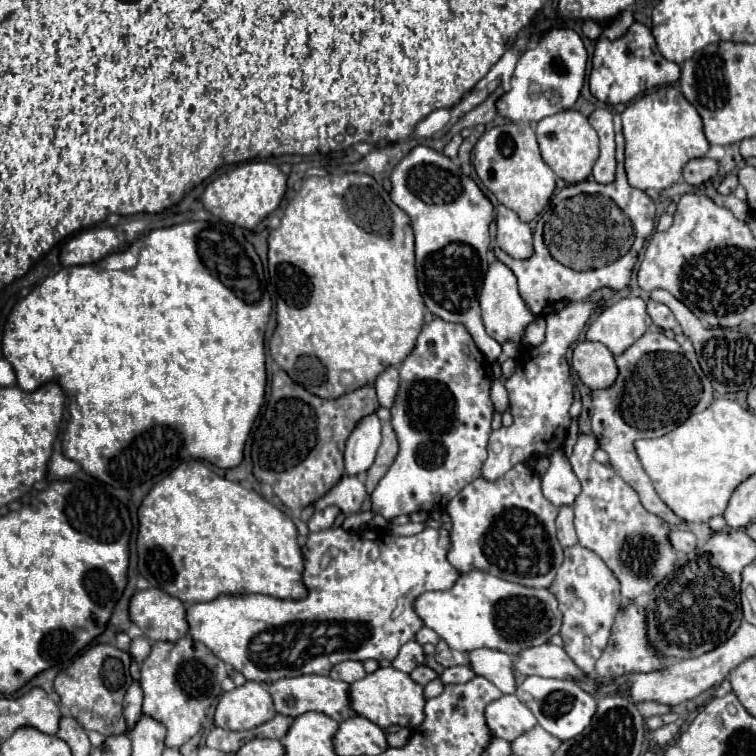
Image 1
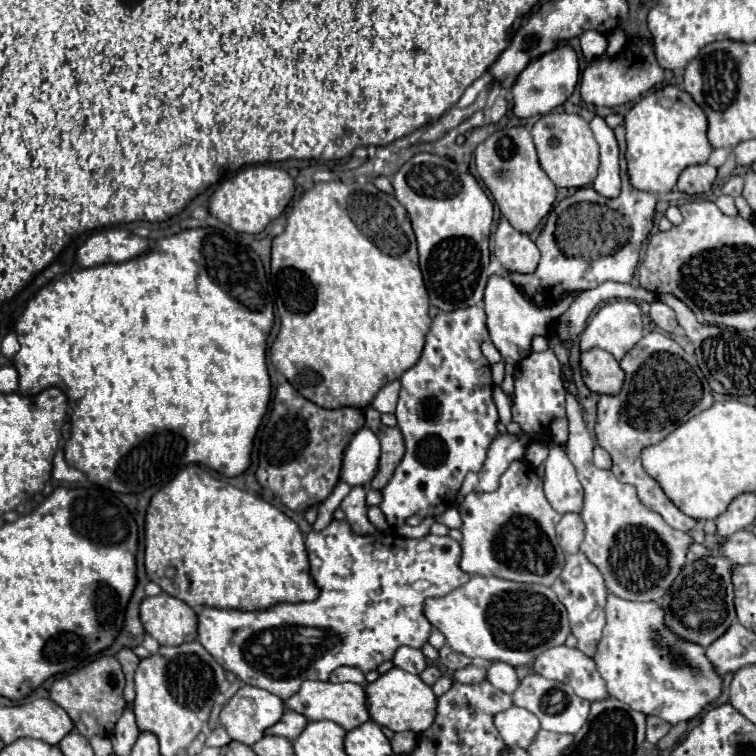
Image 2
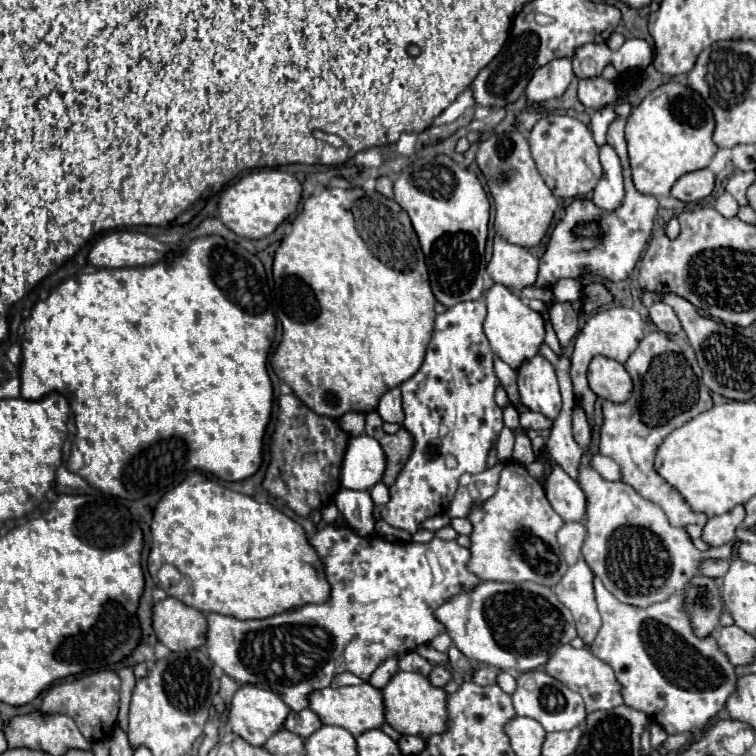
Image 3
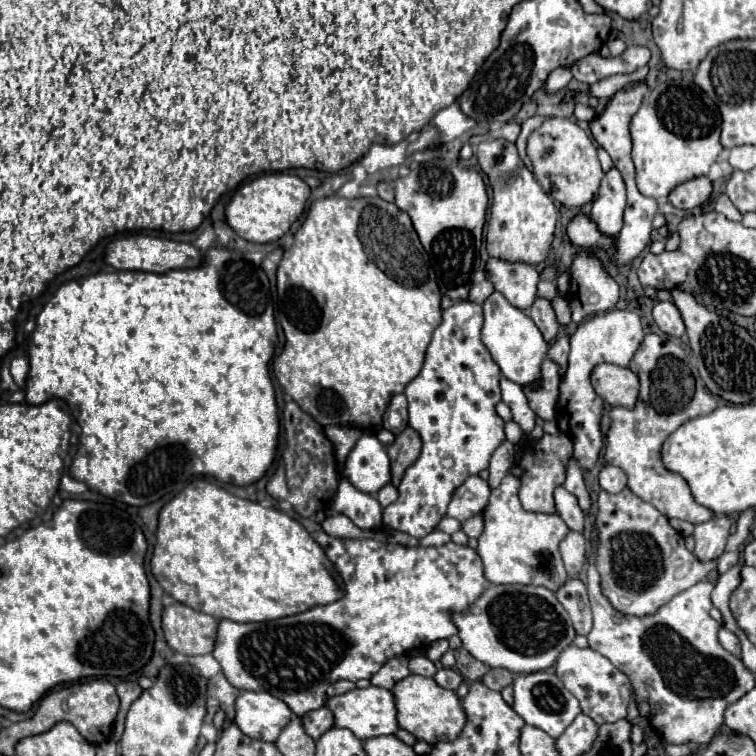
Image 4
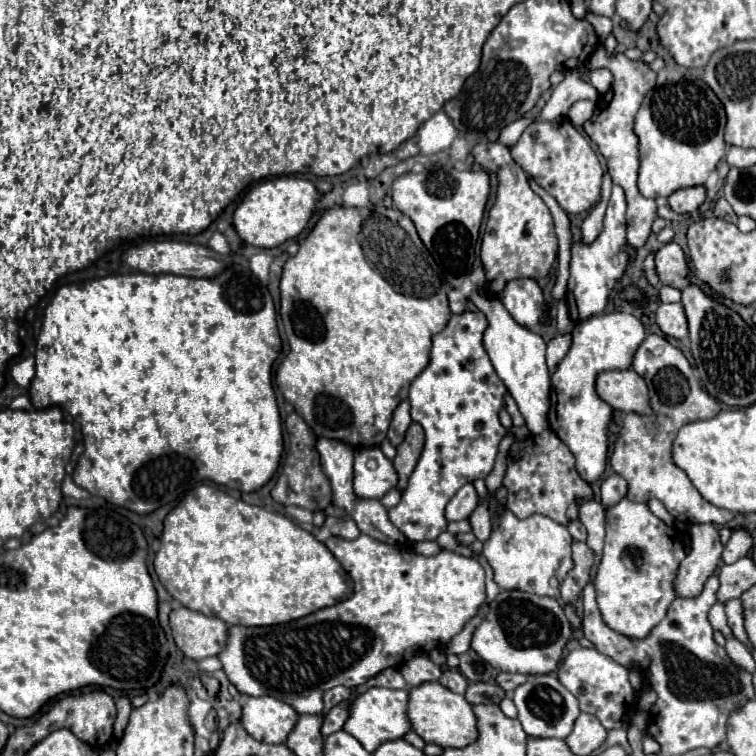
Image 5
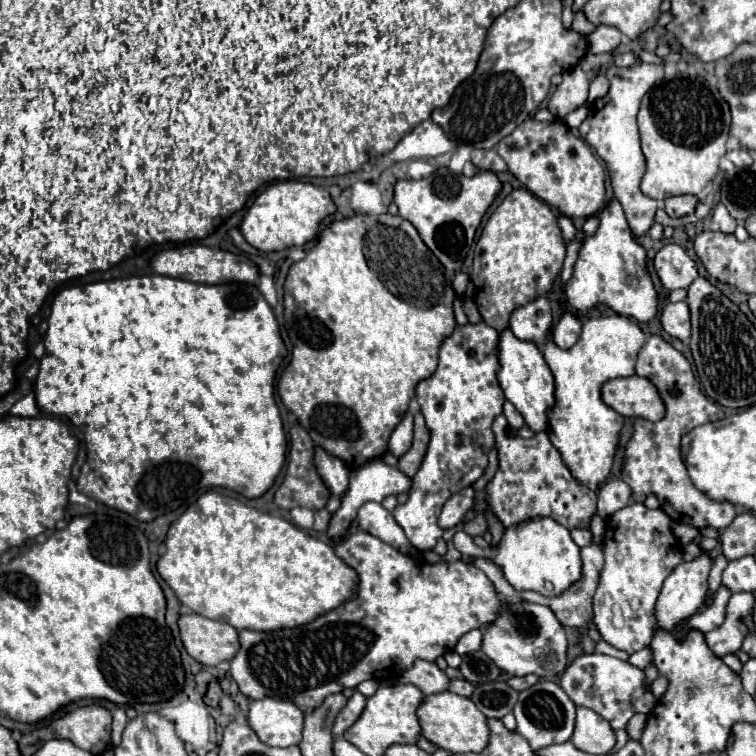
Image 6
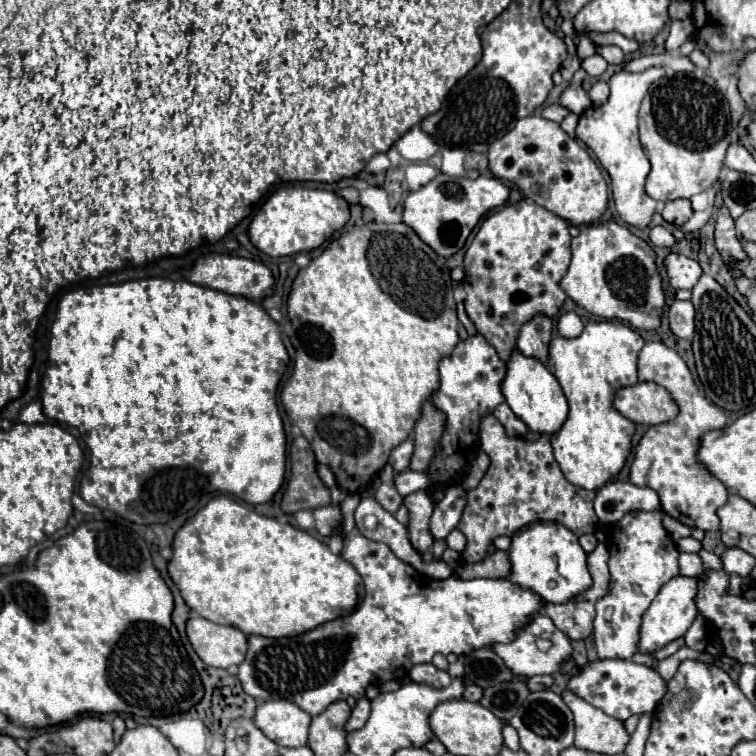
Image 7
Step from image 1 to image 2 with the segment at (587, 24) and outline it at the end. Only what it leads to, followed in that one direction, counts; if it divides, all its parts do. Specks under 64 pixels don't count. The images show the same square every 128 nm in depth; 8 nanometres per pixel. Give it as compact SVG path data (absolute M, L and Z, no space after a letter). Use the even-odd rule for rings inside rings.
M588 30L580 36L580 46L582 46L582 54L592 60L596 56L602 56L606 50L606 38L596 32L596 30Z

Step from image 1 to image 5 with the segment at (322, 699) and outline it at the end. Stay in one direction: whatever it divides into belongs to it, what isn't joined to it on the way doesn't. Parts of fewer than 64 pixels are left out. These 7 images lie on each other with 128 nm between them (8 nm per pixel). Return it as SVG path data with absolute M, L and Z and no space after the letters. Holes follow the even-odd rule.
M370 688L362 694L356 694L354 702L348 704L348 720L344 730L350 732L368 752L374 752L382 742L402 738L410 730L410 722L406 716L408 692L406 690L392 690L392 688Z

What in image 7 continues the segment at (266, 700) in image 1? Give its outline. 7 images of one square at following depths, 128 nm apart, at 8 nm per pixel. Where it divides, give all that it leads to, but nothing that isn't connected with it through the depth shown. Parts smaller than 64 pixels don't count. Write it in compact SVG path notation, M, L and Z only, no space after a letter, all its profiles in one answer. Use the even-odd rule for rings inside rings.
M268 700L256 706L254 724L278 746L306 746L310 714L288 700Z

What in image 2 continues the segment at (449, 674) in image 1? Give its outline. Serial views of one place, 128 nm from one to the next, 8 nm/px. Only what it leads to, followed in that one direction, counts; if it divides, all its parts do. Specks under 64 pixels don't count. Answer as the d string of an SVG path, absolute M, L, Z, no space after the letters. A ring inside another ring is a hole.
M468 664L466 668L456 670L456 672L452 674L452 678L454 678L456 682L462 682L462 684L472 684L472 682L480 682L480 680L484 680L484 678L486 678L486 670Z

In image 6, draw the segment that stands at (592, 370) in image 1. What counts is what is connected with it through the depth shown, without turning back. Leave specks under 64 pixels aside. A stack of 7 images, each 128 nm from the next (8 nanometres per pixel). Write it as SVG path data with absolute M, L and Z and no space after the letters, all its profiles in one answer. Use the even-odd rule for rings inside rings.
M642 376L608 380L602 386L602 400L626 418L656 422L664 416L664 404L656 392L656 386Z

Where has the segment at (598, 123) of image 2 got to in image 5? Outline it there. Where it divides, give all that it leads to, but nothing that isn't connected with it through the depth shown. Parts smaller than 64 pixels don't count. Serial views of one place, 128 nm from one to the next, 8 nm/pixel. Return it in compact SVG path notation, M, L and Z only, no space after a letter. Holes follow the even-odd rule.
M620 186L612 188L612 196L608 202L608 210L604 214L604 228L600 236L592 244L576 244L572 246L572 262L570 262L570 280L568 280L568 300L574 302L576 314L580 320L586 320L594 314L600 314L610 300L610 292L618 278L622 278L626 262L628 262L628 246L626 246L626 198Z

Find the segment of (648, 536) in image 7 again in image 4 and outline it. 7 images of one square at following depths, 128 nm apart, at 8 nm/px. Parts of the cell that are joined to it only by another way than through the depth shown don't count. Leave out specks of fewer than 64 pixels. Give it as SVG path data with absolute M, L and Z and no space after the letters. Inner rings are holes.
M628 488L618 494L610 494L604 490L598 494L594 528L598 542L596 568L602 578L602 592L612 602L612 606L624 614L652 614L672 596L702 582L706 574L716 568L716 560L704 562L698 560L690 550L686 550L682 534L670 526L668 518Z

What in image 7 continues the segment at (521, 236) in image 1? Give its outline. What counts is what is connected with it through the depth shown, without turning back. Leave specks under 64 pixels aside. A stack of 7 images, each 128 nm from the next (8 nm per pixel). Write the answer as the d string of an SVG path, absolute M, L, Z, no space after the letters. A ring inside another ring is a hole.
M536 314L526 324L522 324L518 334L518 350L524 356L546 360L550 338L552 338L552 318L544 314Z

